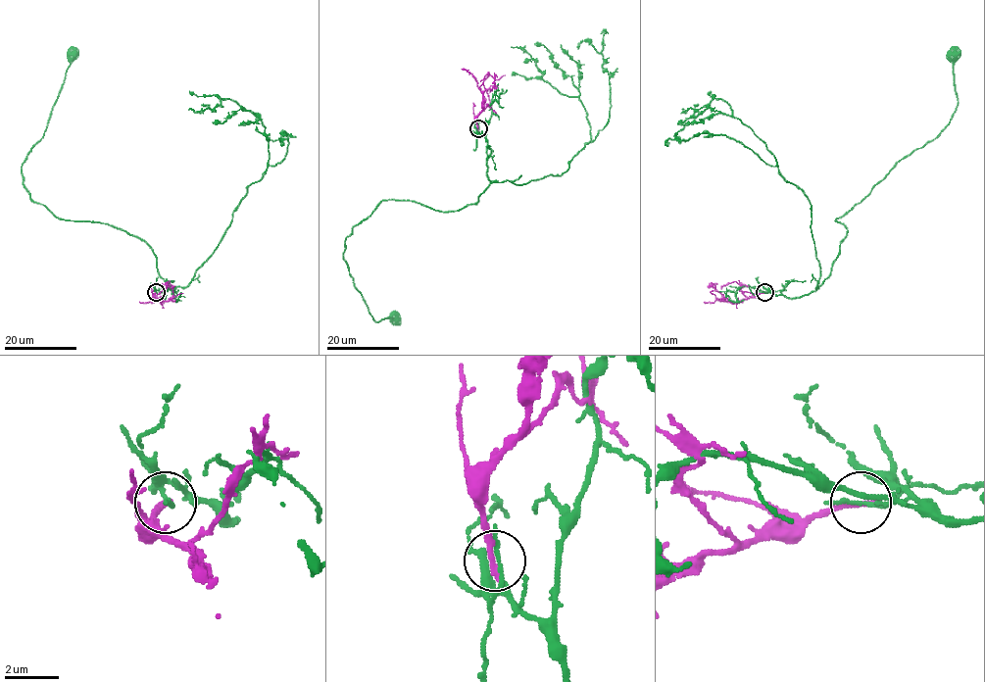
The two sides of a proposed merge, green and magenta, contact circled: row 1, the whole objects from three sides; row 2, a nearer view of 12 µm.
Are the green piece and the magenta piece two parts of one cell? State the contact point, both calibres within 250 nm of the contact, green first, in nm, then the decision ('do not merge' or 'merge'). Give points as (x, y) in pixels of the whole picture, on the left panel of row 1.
at (156, 292); 180 nm thick on the green side, 260 nm on the other; do not merge

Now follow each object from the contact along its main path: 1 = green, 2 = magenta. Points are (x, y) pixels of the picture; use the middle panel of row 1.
1: (477, 127), (489, 185), (475, 203), (440, 212), (382, 201), (345, 239), (343, 260), (372, 318), (392, 319)
2: (477, 128), (476, 115), (482, 109), (478, 87), (489, 72)

